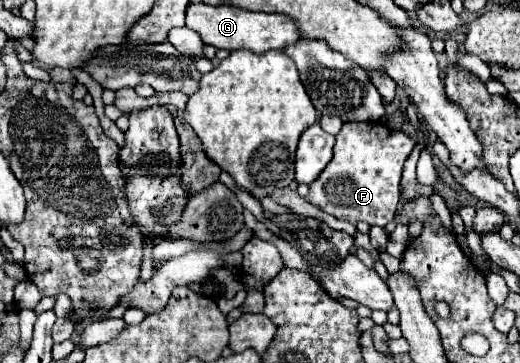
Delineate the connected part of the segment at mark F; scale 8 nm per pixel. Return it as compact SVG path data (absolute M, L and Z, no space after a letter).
M343 123L335 143L335 155L323 169L323 175L309 185L307 201L335 219L353 225L359 221L387 225L397 213L401 169L413 147L415 141L405 131L391 129L385 123Z

